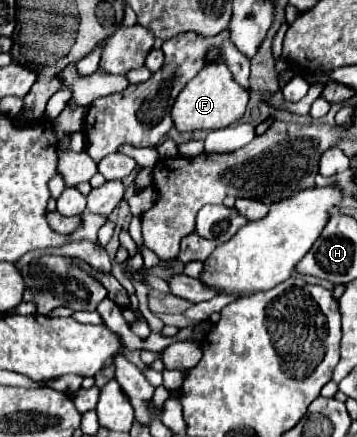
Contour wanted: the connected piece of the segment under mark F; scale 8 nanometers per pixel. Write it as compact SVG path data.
M210 64L204 66L196 78L192 78L184 90L178 94L172 106L172 122L178 132L194 132L194 130L218 130L234 124L242 118L246 104L250 100L250 92L236 84L232 72L226 64Z

